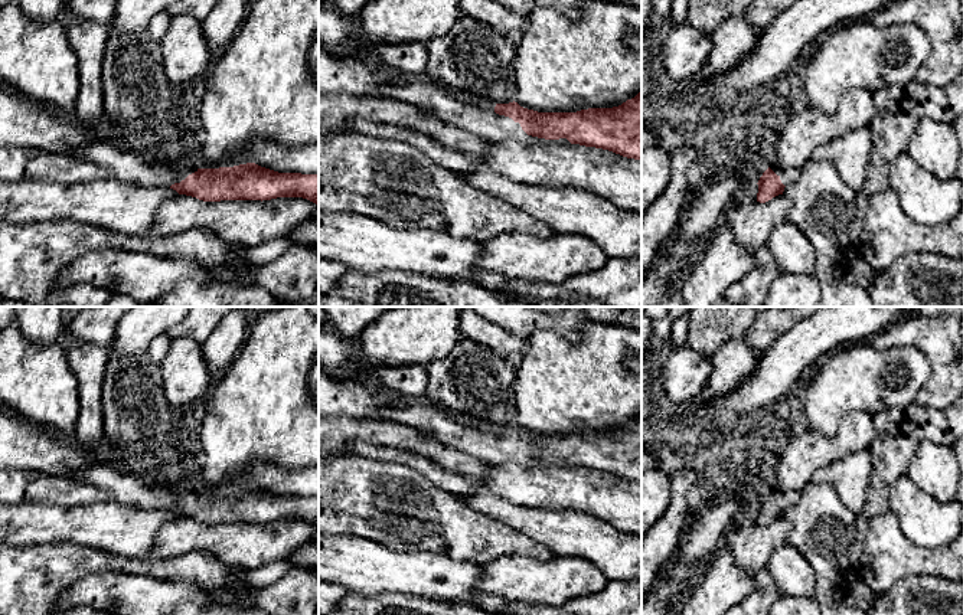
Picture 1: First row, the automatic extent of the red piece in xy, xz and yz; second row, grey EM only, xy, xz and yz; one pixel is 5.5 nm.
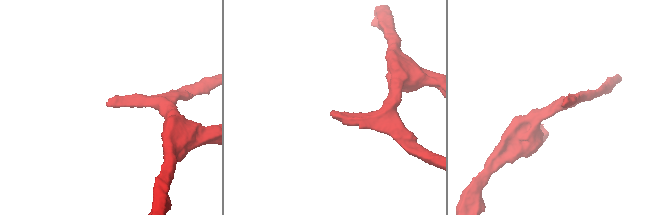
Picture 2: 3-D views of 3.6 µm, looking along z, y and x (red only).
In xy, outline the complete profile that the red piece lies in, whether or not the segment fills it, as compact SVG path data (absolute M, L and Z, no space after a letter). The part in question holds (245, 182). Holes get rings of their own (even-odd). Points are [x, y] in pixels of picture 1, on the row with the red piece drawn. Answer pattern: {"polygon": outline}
{"polygon": "M101 141L66 154L107 169L111 177L120 181L170 187L179 194L203 202L303 197L319 205L319 174L278 173L255 163L219 169L177 169L151 163L138 153Z"}

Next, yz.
{"polygon": "M770 166L758 180L757 202L765 203L773 197L783 194L784 187L799 179L800 170L790 169L781 171L776 166Z"}

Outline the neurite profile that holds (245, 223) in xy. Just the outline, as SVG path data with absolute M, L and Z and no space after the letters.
M177 194L163 202L146 235L174 235L202 228L226 245L247 249L285 236L314 216L316 203L303 197L203 202Z

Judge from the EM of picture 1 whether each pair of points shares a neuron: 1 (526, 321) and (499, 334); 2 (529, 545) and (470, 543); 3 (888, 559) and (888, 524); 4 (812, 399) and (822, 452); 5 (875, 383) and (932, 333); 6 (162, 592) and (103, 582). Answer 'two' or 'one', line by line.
1: two
2: one
3: one
4: two
5: two
6: one

